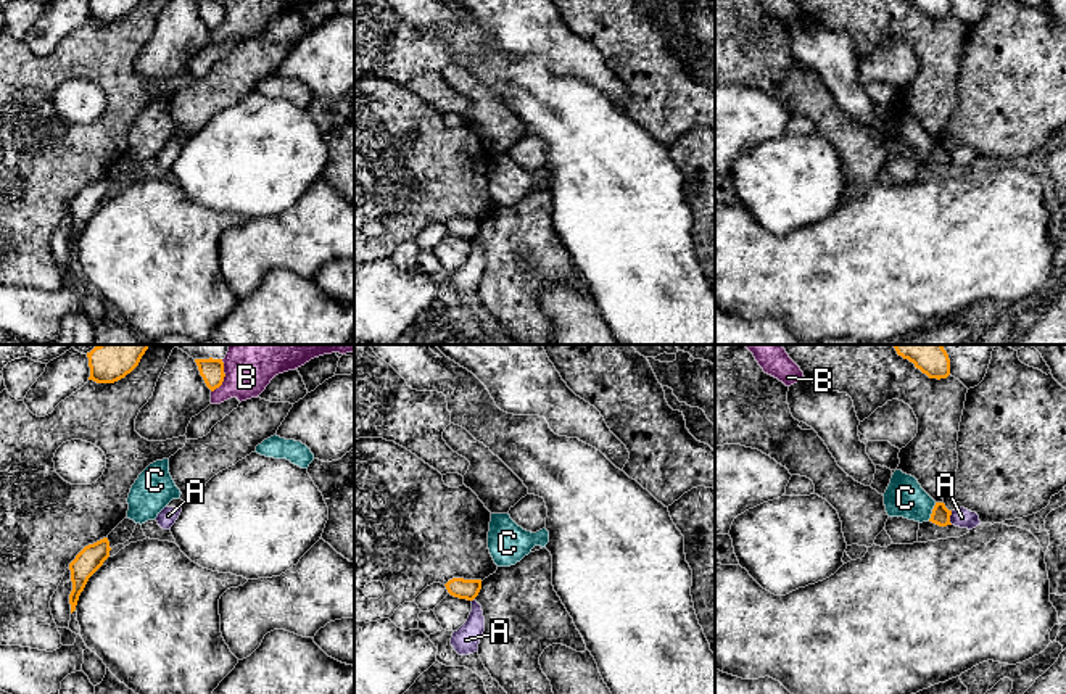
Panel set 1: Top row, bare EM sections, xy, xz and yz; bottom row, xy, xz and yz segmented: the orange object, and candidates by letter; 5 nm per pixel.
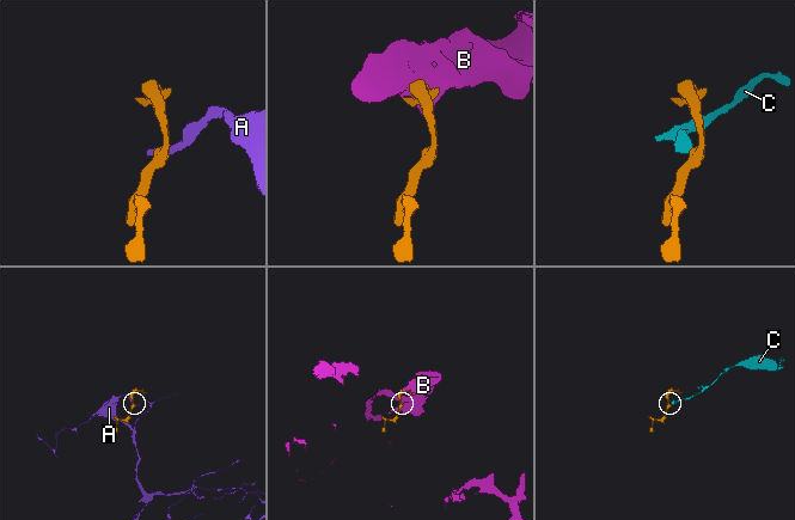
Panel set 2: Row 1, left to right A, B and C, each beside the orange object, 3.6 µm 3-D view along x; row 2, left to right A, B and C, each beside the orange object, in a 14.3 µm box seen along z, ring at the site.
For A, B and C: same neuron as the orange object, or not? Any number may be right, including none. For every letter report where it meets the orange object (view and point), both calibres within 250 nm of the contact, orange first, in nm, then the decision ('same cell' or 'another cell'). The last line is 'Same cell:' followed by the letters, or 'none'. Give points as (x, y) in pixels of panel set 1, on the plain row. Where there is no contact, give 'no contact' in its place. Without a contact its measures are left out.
A: yz (949, 156) | 100/100 nm | another cell
B: xy (224, 15) | 110/190 nm | another cell
C: yz (933, 152) | 100/190 nm | another cell
Same cell: none

